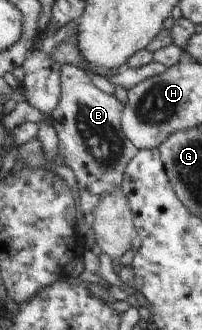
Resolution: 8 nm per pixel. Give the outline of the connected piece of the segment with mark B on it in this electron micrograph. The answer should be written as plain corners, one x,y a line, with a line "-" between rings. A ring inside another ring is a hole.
72,64
60,66
61,93
56,108
49,114
48,120
52,128
56,130
58,137
57,154
64,160
64,166
68,166
74,172
77,179
77,186
80,194
80,210
90,219
92,210
100,204
100,198
106,192
112,192
121,188
125,168
139,149
126,138
122,132
121,120
123,104
118,101
113,93
105,93
98,90
92,80
90,73

